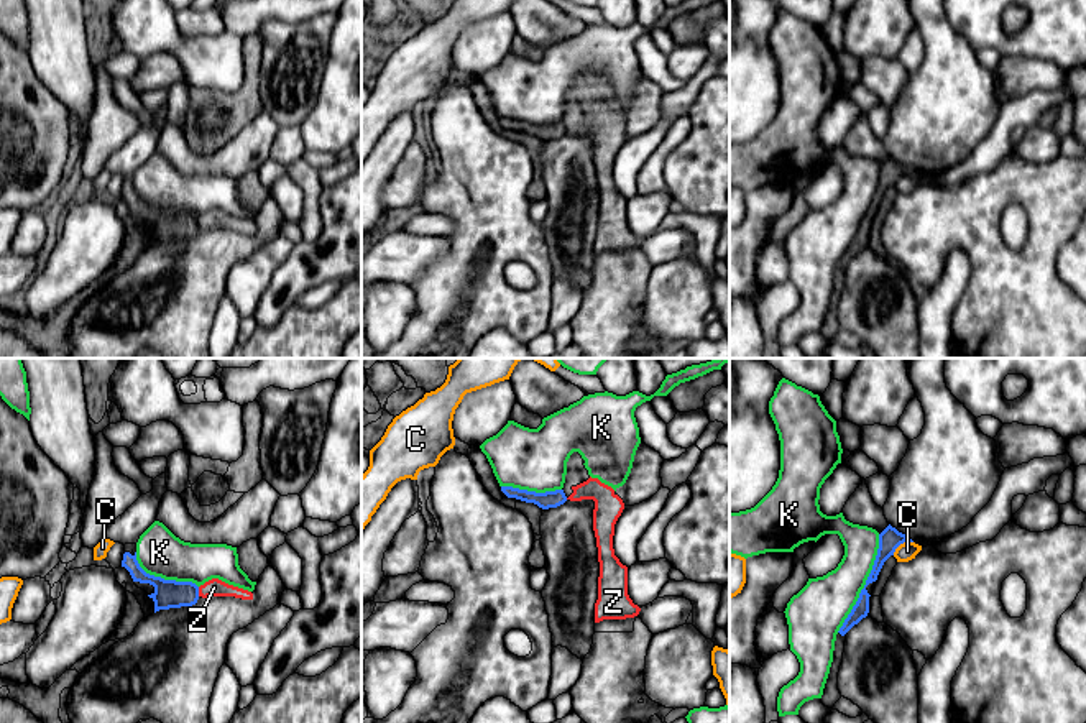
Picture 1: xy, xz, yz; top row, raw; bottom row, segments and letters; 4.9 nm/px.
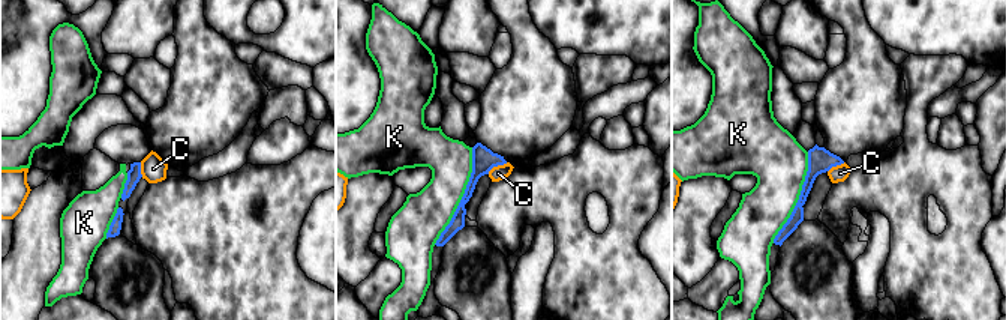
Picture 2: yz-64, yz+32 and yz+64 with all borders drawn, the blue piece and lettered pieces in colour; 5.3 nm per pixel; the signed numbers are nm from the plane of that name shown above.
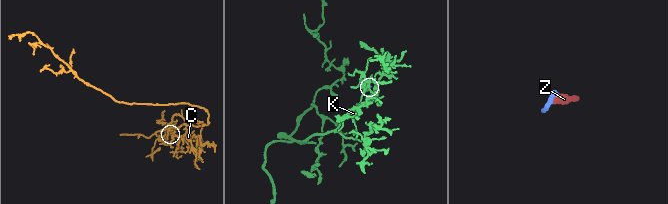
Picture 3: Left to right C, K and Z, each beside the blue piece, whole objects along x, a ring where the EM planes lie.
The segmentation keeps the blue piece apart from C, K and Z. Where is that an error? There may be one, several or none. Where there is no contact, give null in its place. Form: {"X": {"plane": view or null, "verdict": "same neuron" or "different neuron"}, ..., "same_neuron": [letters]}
{"C": {"plane": "yz", "verdict": "different neuron"}, "K": {"plane": "yz", "verdict": "different neuron"}, "Z": {"plane": "xy", "verdict": "different neuron"}, "same_neuron": []}

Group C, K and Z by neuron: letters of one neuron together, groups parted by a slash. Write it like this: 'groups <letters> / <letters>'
groups C / K / Z

